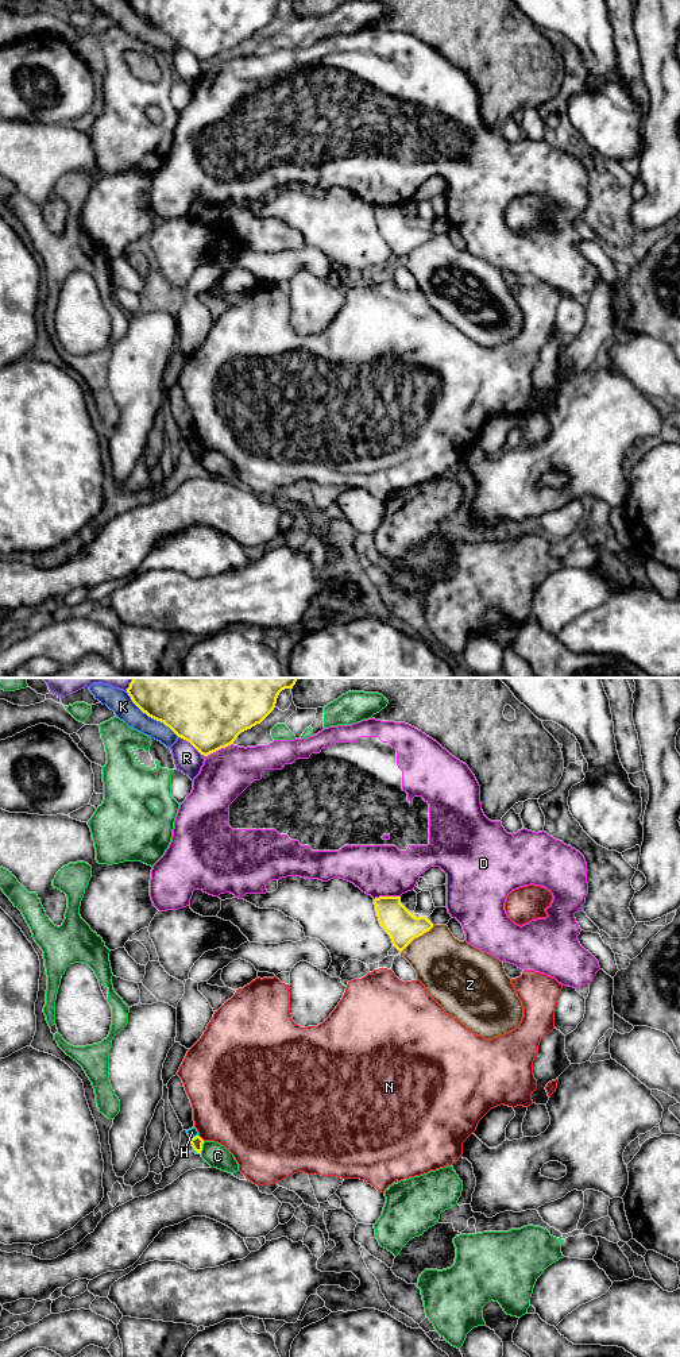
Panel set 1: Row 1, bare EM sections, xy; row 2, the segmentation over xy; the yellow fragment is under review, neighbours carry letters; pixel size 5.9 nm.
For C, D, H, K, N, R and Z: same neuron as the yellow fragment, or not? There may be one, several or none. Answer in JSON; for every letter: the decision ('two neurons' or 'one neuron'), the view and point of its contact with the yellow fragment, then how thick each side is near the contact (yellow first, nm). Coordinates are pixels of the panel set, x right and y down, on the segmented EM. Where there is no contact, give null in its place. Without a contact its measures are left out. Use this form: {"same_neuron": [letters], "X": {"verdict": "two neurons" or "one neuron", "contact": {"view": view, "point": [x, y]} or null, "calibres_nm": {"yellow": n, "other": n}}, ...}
{"same_neuron": [], "C": {"verdict": "two neurons", "contact": {"view": "xy", "point": [201, 1148]}, "calibres_nm": {"yellow": 70, "other": 140}}, "D": {"verdict": "two neurons", "contact": {"view": "xy", "point": [219, 748]}, "calibres_nm": {"yellow": 480, "other": 300}}, "H": {"verdict": "two neurons", "contact": {"view": "xy", "point": [193, 1137]}, "calibres_nm": {"yellow": 70, "other": 50}}, "K": {"verdict": "two neurons", "contact": {"view": "xy", "point": [151, 717]}, "calibres_nm": {"yellow": 500, "other": 140}}, "N": {"verdict": "two neurons", "contact": {"view": "xy", "point": [200, 1137]}, "calibres_nm": {"yellow": 70, "other": 440}}, "R": {"verdict": "two neurons", "contact": {"view": "xy", "point": [192, 744]}, "calibres_nm": {"yellow": 480, "other": 160}}, "Z": {"verdict": "two neurons", "contact": {"view": "xy", "point": [417, 936]}, "calibres_nm": {"yellow": 190, "other": 340}}}

